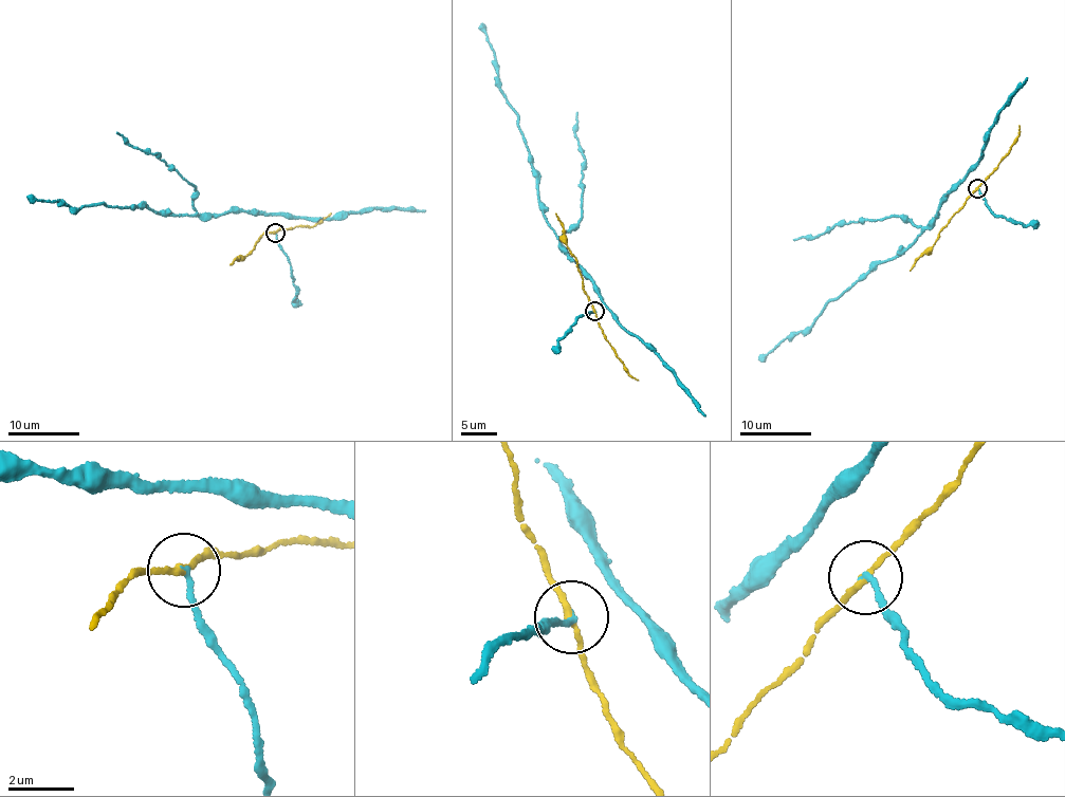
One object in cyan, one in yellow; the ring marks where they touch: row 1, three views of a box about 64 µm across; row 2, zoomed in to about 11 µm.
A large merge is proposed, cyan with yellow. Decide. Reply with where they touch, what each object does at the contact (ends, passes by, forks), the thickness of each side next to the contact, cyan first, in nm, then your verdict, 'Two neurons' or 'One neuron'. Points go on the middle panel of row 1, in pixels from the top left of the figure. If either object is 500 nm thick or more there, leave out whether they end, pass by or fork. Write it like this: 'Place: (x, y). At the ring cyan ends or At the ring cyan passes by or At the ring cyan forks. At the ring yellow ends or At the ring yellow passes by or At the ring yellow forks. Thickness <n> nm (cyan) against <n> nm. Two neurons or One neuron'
Place: (594, 311). At the ring cyan ends. At the ring yellow passes by. Thickness 150 nm (cyan) against 180 nm. Two neurons

